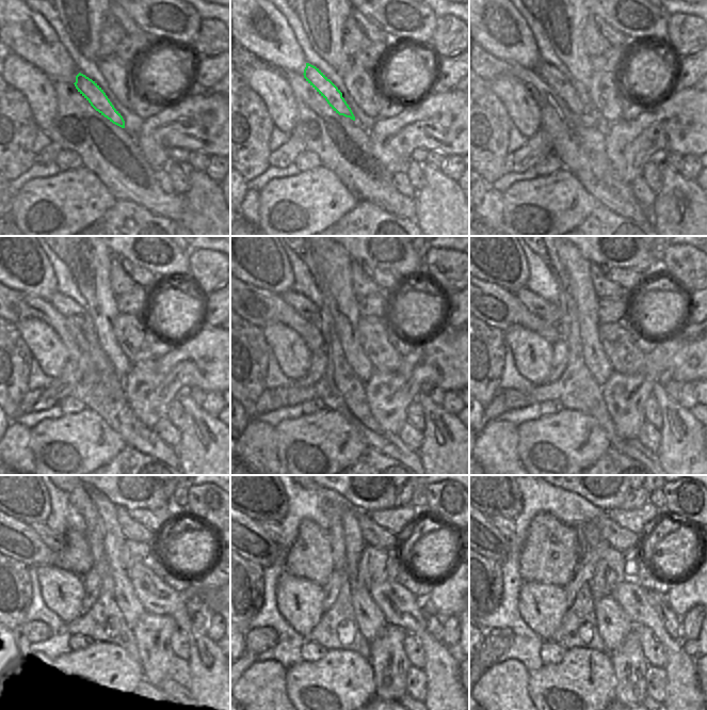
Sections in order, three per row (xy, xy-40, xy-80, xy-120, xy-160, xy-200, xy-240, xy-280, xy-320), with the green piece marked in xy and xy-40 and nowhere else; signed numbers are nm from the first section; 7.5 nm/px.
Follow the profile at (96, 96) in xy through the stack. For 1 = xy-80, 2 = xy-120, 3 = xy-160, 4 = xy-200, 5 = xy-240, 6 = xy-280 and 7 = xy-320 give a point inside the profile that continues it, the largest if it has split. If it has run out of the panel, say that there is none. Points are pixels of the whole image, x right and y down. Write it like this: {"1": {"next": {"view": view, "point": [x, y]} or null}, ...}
{"1": {"next": {"view": "xy-80", "point": [548, 73]}}, "2": {"next": {"view": "xy-120", "point": [66, 306]}}, "3": {"next": {"view": "xy-160", "point": [302, 304]}}, "4": {"next": {"view": "xy-200", "point": [534, 303]}}, "5": {"next": {"view": "xy-240", "point": [55, 541]}}, "6": {"next": {"view": "xy-280", "point": [274, 530]}}, "7": {"next": {"view": "xy-320", "point": [505, 525]}}}

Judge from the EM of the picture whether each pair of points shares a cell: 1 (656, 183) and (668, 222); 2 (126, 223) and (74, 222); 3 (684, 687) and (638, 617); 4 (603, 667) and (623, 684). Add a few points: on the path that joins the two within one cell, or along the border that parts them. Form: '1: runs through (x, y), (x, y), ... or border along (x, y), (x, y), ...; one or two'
1: border along (660, 167), (661, 188), (656, 194); two
2: border along (112, 206), (90, 224); two
3: runs through (680, 667), (673, 648), (657, 629); one
4: border along (609, 653), (614, 674), (615, 698); two

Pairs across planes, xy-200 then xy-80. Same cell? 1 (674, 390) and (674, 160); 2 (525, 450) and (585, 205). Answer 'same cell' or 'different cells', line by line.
1: same cell
2: same cell

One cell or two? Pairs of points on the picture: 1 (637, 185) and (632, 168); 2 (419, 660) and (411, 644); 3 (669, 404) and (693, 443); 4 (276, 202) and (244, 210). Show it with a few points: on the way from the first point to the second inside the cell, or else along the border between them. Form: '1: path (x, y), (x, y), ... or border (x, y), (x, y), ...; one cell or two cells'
1: border (642, 174), (630, 184); two cells
2: path (416, 656), (413, 648); one cell
3: path (673, 414), (683, 435); one cell
4: border (258, 192), (259, 224); two cells

